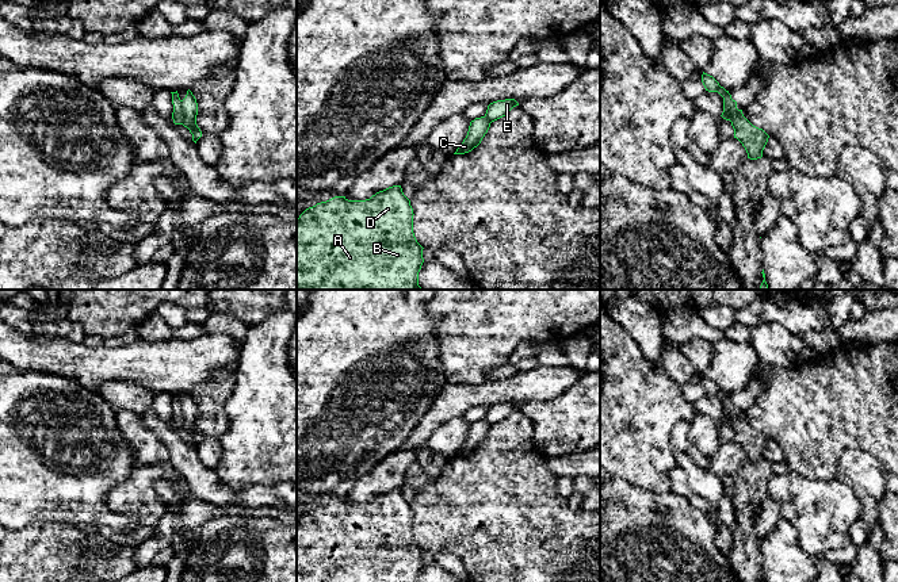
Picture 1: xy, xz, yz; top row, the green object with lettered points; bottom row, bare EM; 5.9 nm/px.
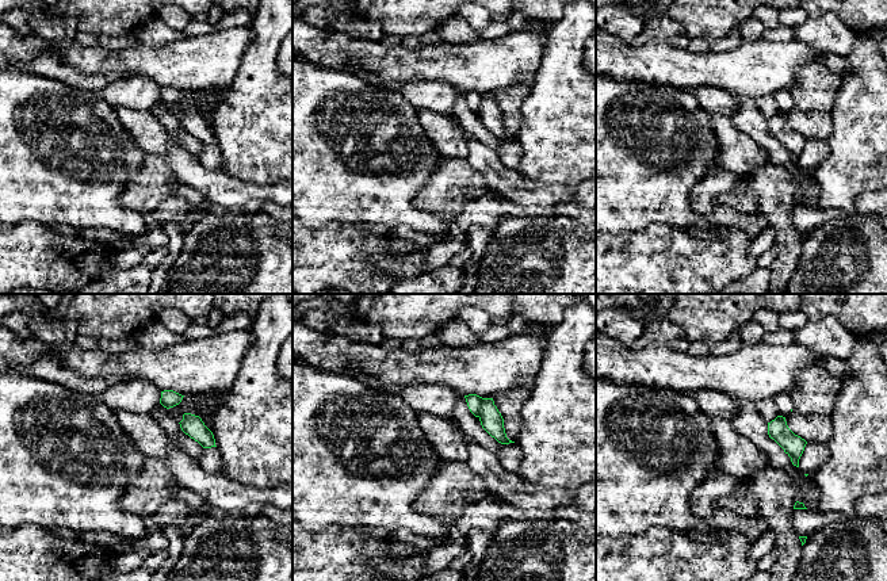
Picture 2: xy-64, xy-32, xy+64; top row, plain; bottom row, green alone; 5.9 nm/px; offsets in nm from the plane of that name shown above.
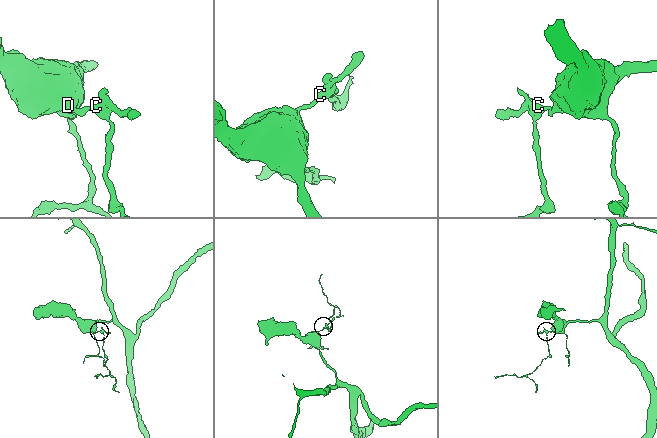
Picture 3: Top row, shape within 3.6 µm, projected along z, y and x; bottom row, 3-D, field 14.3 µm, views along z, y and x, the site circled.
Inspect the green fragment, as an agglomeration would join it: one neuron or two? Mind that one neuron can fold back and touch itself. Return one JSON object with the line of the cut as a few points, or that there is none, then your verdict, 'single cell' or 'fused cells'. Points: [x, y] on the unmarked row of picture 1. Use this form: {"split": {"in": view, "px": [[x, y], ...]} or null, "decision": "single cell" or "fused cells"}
{"split": {"in": "xy", "px": [[180, 404], [183, 422], [199, 435]]}, "decision": "fused cells"}

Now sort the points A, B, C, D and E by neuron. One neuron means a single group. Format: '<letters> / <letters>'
A B C D / E

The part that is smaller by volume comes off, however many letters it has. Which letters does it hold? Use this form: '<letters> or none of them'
E

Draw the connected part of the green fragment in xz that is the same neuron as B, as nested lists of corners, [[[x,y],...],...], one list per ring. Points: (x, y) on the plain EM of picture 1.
[[[401,489],[366,503],[335,499],[297,522],[297,582],[419,582],[423,550],[413,536],[413,512]]]

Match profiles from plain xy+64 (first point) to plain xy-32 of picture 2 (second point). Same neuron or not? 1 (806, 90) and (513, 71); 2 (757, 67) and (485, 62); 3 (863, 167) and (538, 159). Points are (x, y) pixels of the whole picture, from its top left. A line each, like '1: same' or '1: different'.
1: different
2: same
3: same

